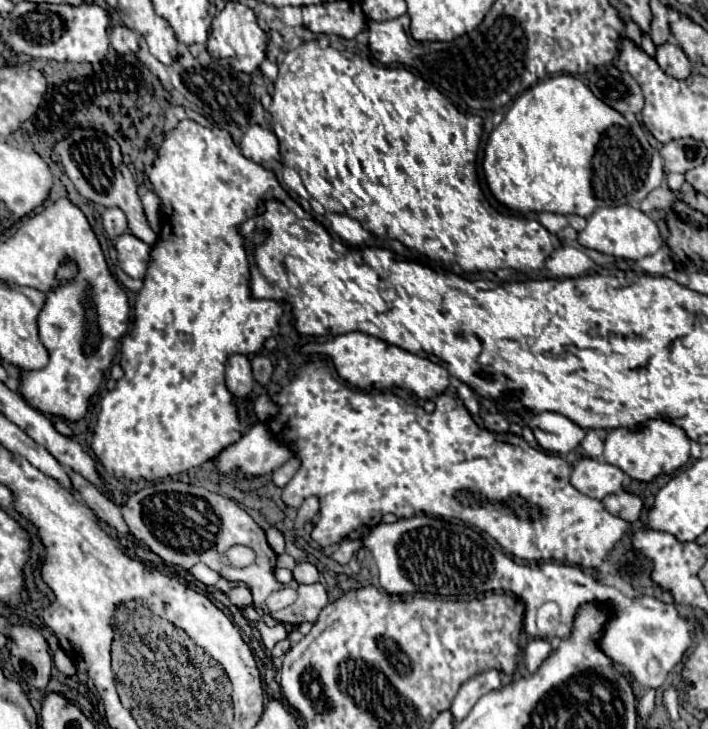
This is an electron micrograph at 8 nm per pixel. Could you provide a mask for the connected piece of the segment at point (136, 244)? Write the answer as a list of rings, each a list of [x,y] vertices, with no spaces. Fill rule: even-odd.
[[[124,233],[116,241],[116,251],[118,251],[118,265],[124,273],[128,273],[134,279],[142,279],[148,267],[148,253],[150,245],[142,243],[138,237],[132,233]]]

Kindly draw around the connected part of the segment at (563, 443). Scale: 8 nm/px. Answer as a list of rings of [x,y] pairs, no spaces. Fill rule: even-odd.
[[[538,413],[530,421],[530,429],[542,449],[554,453],[570,453],[580,447],[586,431],[560,413]]]

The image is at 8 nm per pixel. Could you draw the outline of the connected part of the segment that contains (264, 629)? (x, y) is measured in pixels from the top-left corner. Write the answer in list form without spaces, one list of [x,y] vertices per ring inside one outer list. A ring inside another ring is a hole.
[[[256,623],[256,627],[258,627],[260,635],[262,635],[262,645],[264,645],[268,651],[270,651],[278,641],[282,641],[282,639],[288,637],[288,633],[286,633],[286,629],[284,629],[282,625],[268,627],[266,623]]]

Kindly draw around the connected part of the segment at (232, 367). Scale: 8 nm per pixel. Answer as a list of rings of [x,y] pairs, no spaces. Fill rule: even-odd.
[[[232,355],[226,363],[226,387],[236,399],[246,401],[254,387],[250,359],[246,355]]]

